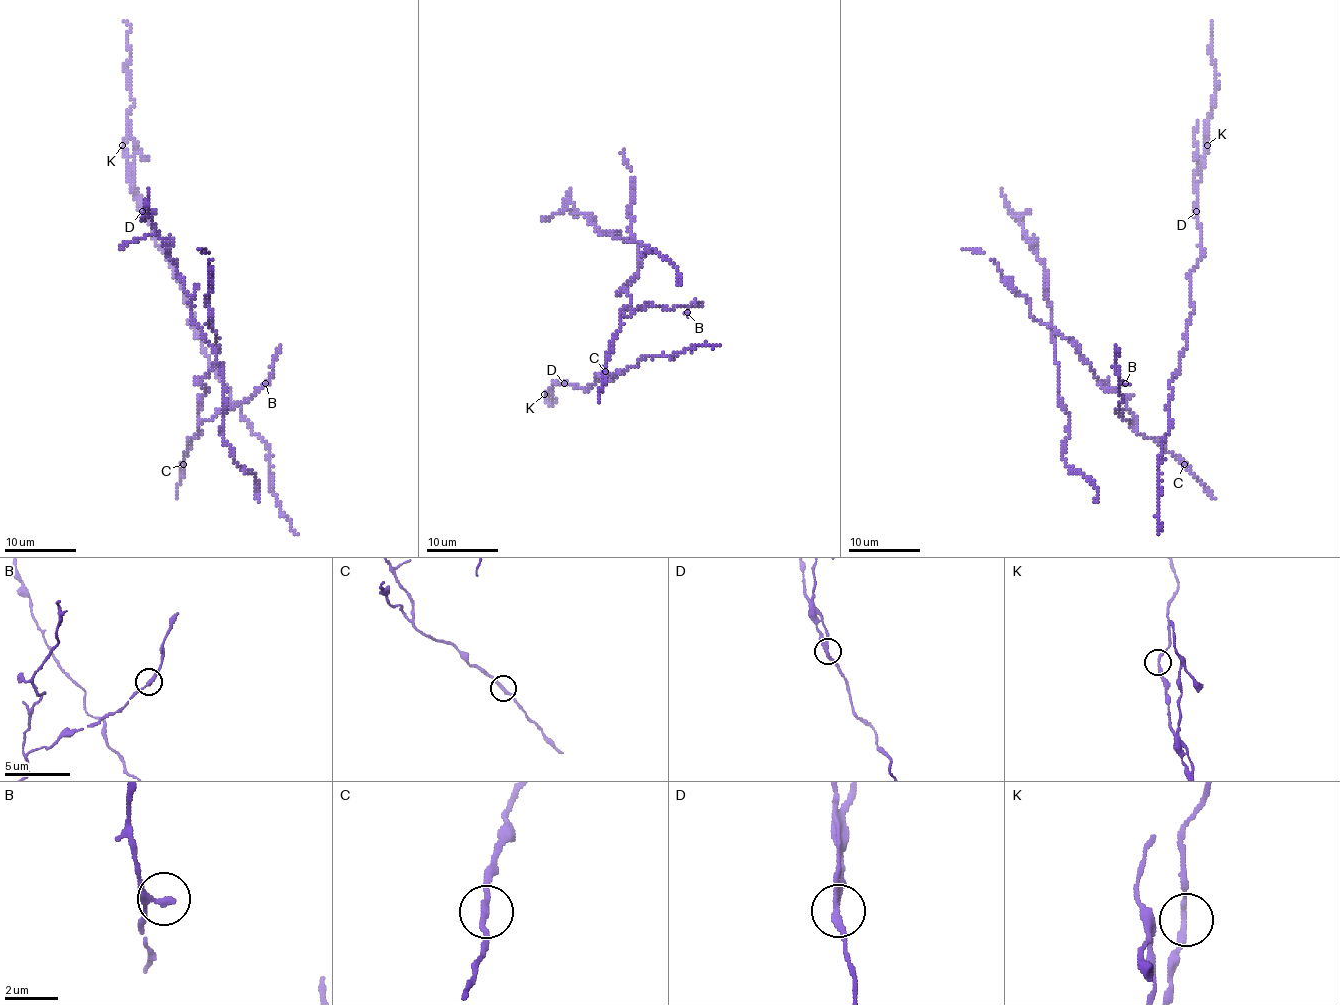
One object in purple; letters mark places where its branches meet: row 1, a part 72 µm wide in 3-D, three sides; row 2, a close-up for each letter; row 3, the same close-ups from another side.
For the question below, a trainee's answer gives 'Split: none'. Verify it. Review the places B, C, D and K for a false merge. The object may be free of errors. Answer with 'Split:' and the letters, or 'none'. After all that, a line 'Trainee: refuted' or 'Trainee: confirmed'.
Split: D
Trainee: refuted

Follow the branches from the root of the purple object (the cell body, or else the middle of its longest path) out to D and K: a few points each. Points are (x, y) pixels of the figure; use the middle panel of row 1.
D: (680, 353), (674, 357), (644, 357), (614, 380), (598, 376), (587, 391), (564, 383)
K: (680, 353), (674, 357), (644, 357), (614, 380), (598, 376), (587, 391), (555, 383), (544, 394)

